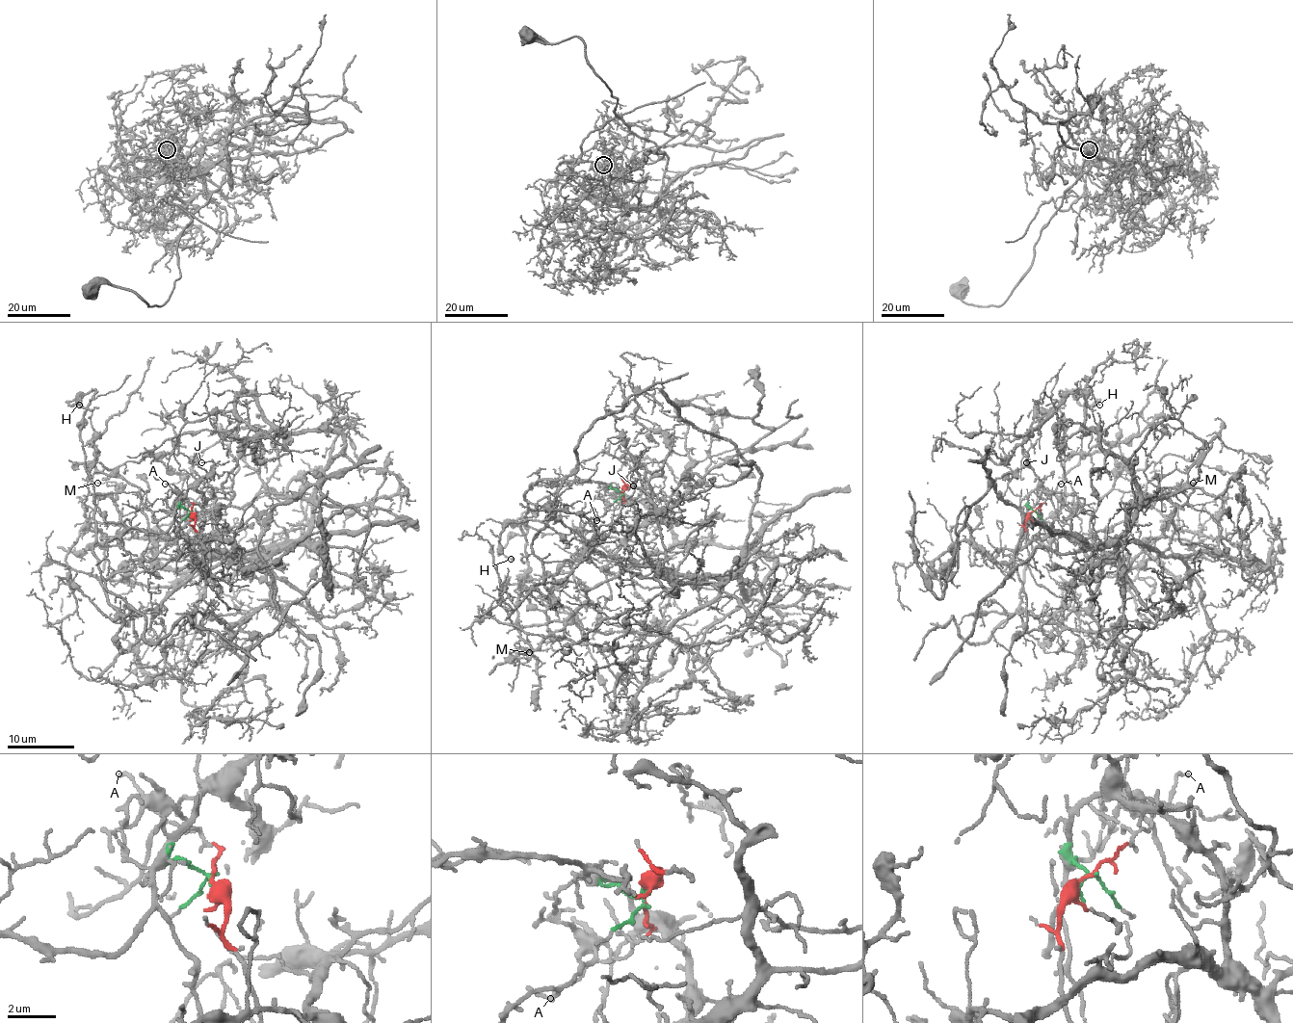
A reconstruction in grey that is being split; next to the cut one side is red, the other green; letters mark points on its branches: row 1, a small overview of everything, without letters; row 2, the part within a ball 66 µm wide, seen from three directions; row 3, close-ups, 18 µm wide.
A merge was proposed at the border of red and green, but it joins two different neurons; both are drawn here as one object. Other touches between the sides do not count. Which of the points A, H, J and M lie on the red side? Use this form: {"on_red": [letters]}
{"on_red": ["A", "H"]}

